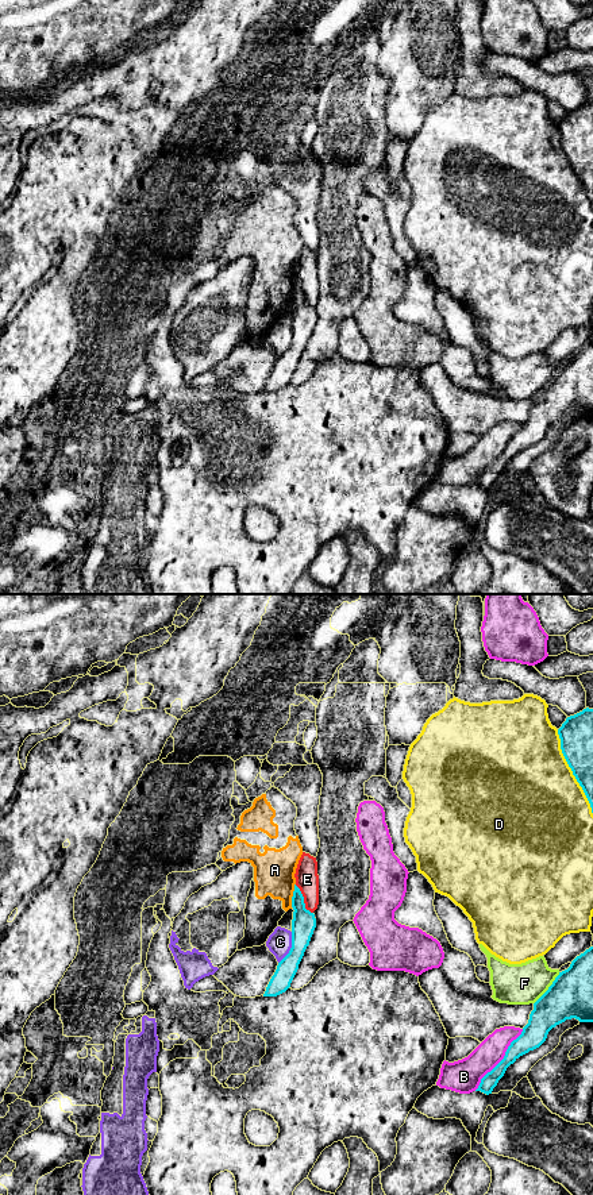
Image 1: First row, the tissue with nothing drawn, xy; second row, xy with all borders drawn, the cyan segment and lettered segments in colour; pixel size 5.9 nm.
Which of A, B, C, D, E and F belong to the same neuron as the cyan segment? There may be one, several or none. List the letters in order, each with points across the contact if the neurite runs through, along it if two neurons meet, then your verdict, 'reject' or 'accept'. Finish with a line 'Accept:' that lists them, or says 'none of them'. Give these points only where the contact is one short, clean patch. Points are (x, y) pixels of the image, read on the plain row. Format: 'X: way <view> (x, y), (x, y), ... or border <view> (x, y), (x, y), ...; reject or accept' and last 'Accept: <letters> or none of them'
A: border xy (295, 278), (291, 301); reject
B: reject
C: reject
D: reject
E: border xy (295, 280), (303, 292), (304, 301), (312, 308); reject
F: reject
Accept: none of them

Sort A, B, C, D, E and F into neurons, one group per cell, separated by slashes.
A / B / C E / D / F

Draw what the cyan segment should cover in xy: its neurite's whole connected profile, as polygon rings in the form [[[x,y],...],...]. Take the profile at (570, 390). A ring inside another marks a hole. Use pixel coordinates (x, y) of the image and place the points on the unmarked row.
[[[593,342],[559,367],[548,385],[534,398],[521,429],[511,437],[504,454],[481,474],[475,486],[492,489],[511,459],[539,443],[552,423],[571,413],[593,417]]]

